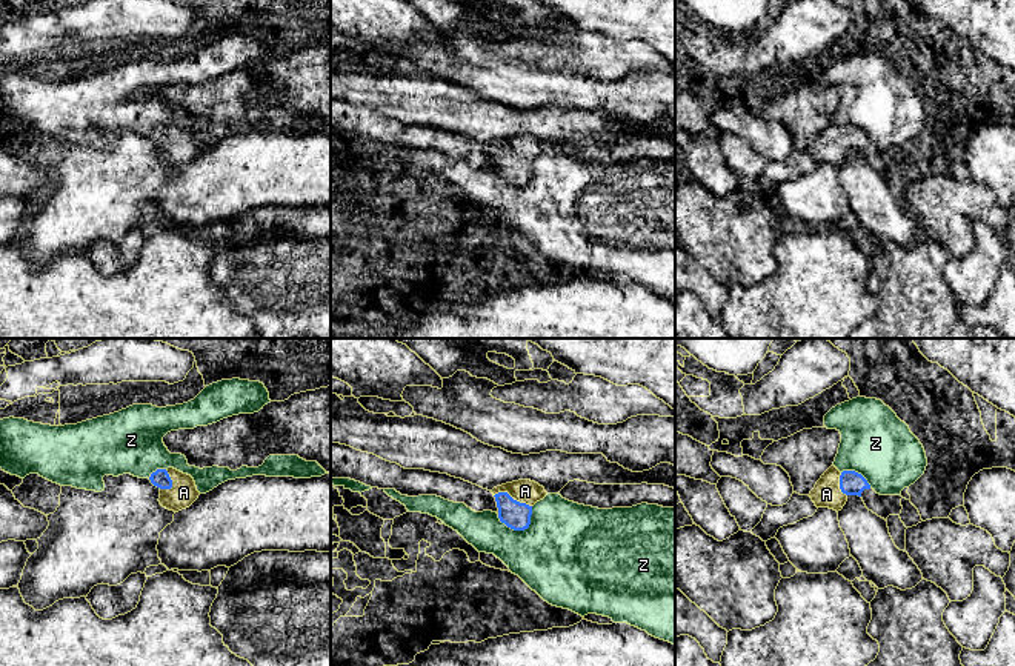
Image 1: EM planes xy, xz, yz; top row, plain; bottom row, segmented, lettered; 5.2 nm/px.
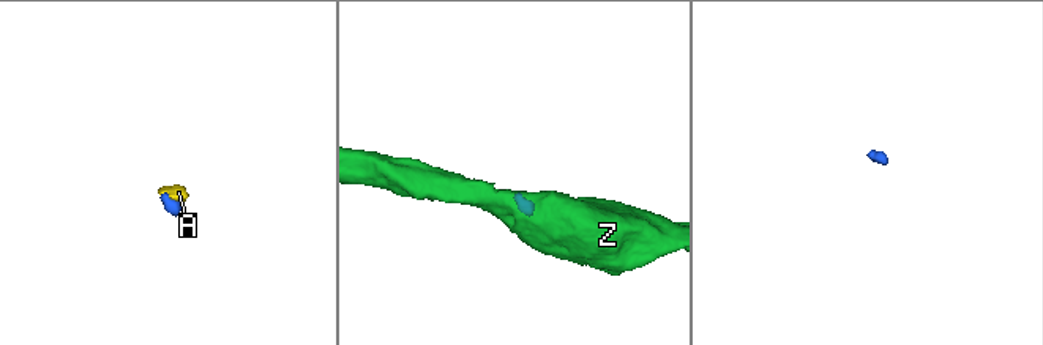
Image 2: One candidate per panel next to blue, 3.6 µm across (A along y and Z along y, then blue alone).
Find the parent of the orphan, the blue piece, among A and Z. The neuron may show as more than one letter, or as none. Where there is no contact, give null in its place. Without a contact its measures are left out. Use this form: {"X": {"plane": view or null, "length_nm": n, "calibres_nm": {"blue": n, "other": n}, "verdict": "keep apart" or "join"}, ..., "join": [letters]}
{"A": {"plane": "xz", "length_nm": 220, "calibres_nm": {"blue": 140, "other": 130}, "verdict": "join"}, "Z": {"plane": "xz", "length_nm": 200, "calibres_nm": {"blue": 140, "other": 460}, "verdict": "keep apart"}, "join": ["A"]}

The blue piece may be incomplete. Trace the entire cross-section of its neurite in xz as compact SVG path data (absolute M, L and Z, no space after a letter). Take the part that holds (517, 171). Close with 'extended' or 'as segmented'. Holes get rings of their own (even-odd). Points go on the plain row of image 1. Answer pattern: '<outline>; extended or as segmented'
M518 135L497 142L491 146L498 163L498 174L514 186L524 186L531 180L532 162L547 148L531 135Z; extended

